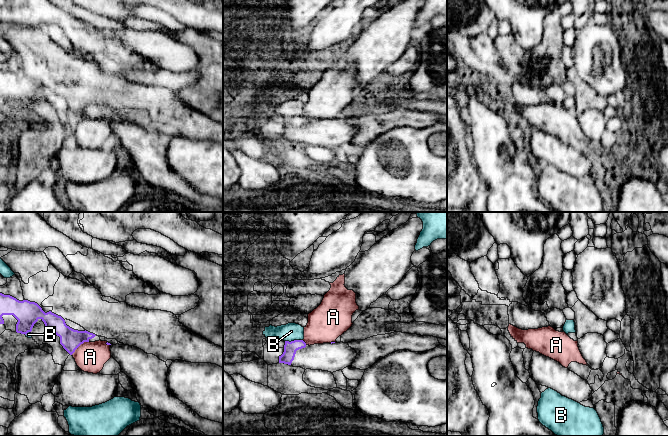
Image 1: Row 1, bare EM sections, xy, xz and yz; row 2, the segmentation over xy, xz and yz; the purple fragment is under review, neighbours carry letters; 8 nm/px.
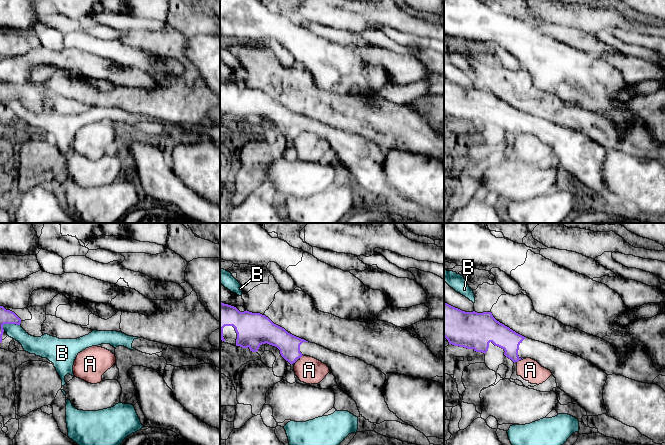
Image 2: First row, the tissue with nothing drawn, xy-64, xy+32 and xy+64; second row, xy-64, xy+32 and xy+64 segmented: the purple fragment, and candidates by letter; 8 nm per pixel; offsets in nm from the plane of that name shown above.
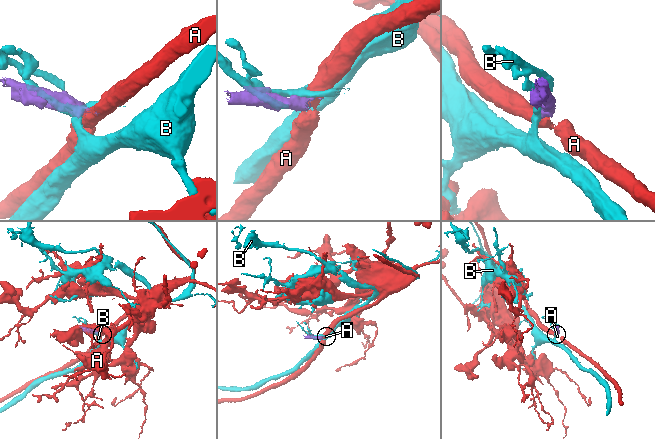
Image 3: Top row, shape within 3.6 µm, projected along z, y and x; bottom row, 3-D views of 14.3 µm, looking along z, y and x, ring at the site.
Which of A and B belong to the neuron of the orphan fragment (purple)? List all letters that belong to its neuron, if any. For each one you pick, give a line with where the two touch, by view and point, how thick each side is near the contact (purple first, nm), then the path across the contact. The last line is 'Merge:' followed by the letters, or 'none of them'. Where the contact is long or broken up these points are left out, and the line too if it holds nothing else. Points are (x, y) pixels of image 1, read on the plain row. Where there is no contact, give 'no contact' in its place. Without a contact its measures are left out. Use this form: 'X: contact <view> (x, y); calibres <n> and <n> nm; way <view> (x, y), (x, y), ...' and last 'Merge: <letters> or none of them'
Merge: none of them

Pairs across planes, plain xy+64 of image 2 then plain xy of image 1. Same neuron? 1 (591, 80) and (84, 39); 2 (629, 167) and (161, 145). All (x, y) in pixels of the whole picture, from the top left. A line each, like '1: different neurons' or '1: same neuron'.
1: same neuron
2: different neurons

